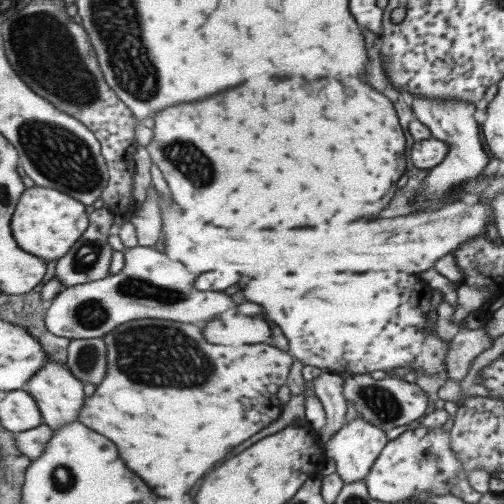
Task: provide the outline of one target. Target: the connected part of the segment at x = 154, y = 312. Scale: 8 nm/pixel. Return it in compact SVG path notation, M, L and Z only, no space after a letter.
M156 247L125 248L124 268L106 278L66 287L45 307L44 322L54 335L71 340L100 338L117 326L131 320L156 318L184 324L204 325L226 310L234 310L244 297L225 294L224 291L205 291L194 287L199 273L184 263L172 260Z

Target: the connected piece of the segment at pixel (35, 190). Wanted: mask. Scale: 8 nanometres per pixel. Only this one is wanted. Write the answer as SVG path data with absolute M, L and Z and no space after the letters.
M34 185L24 189L18 208L12 216L12 234L27 253L46 260L58 260L78 241L89 225L86 205L62 191Z

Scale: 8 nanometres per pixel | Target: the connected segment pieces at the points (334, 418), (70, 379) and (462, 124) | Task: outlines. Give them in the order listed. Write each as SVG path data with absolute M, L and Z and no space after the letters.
M322 370L320 377L314 378L311 384L326 411L327 426L318 431L322 448L325 448L330 438L343 428L344 416L348 408L348 403L343 396L345 379L336 373Z
M48 355L47 364L24 386L38 404L43 416L43 423L51 429L62 429L64 426L78 421L78 414L85 404L83 383L78 381L61 363L53 362L54 358Z
M414 95L412 108L415 118L430 129L430 136L446 141L450 150L445 160L430 169L430 174L422 182L422 188L408 200L408 204L414 207L415 212L438 209L444 207L444 204L458 200L458 185L462 185L462 181L470 181L478 177L488 165L488 156L480 142L478 121L474 119L476 105L460 99L429 99Z

